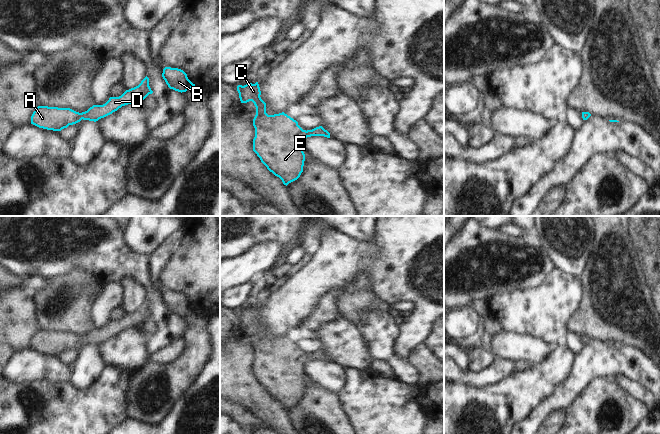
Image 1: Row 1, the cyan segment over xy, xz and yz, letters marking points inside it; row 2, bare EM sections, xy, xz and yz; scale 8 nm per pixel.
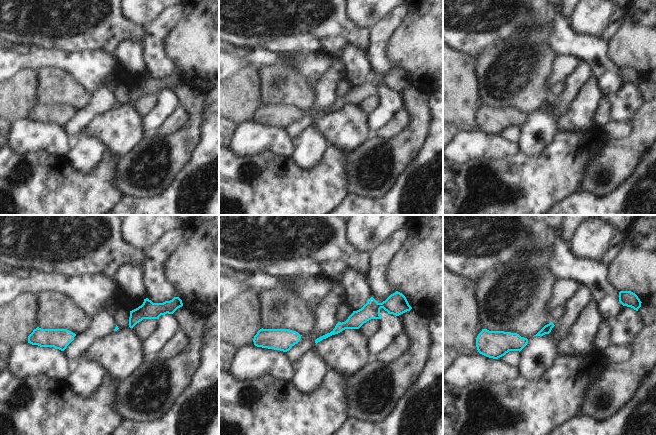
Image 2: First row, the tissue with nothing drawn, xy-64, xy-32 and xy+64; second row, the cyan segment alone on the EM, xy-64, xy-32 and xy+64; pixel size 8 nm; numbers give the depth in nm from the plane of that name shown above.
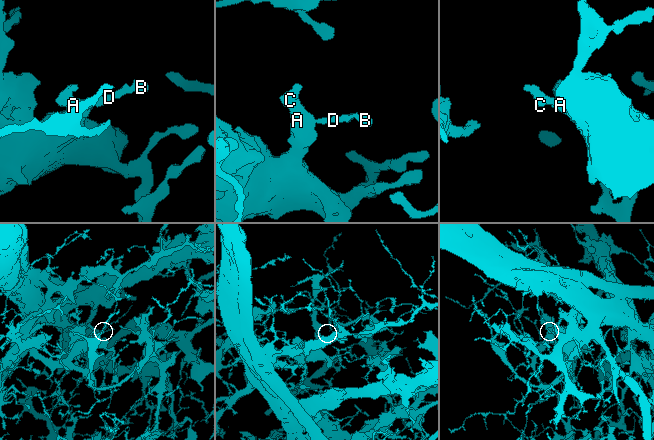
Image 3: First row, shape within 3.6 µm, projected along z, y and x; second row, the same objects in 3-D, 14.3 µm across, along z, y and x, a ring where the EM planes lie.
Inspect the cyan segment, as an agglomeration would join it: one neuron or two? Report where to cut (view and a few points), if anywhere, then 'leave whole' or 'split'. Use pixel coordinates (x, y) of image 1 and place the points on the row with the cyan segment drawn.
cut none; leave whole

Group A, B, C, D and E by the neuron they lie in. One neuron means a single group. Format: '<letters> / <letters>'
A B C D E

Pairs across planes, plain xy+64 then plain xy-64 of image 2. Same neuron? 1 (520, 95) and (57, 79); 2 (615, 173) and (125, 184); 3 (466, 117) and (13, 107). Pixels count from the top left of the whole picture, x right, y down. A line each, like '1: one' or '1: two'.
1: one
2: one
3: one

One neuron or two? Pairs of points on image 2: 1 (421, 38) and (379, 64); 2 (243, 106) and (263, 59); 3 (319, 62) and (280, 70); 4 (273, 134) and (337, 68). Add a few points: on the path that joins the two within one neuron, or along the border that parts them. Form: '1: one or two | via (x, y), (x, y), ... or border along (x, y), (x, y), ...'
1: two | border along (390, 35), (386, 46), (386, 56), (396, 66)
2: two | border along (258, 70), (252, 67), (243, 67), (235, 73)
3: two | border along (269, 65), (277, 62), (288, 64), (308, 84)
4: one | via (294, 130), (324, 100), (325, 89)

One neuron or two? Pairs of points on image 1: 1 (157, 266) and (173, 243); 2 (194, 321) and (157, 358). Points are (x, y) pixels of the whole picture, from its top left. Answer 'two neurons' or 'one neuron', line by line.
1: one neuron
2: two neurons

